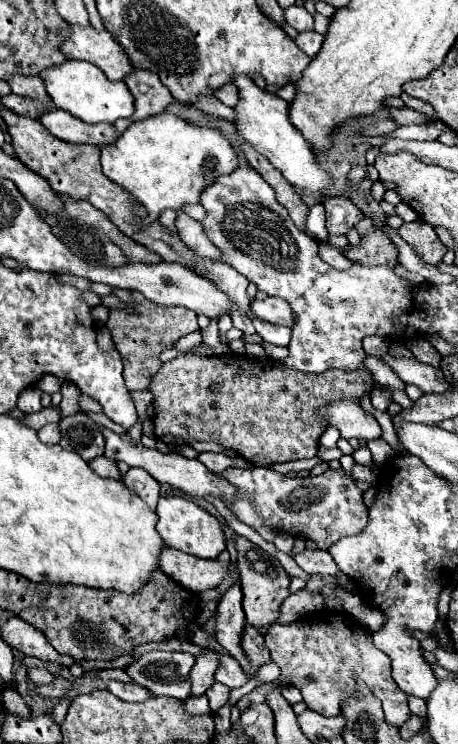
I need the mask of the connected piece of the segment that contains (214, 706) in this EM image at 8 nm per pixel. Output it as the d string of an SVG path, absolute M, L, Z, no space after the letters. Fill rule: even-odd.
M213 684L207 692L207 698L209 698L209 706L211 706L211 712L217 712L221 706L225 706L227 704L227 700L229 700L229 688L227 686L223 686L223 684Z

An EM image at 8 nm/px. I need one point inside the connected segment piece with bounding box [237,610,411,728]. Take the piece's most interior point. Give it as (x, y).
(321, 654)

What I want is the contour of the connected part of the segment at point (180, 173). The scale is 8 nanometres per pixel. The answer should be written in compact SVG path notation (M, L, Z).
M161 112L151 118L133 122L115 144L101 148L101 164L103 174L109 176L109 180L121 184L127 192L133 194L133 198L147 208L147 216L141 222L155 222L159 214L165 208L181 210L183 204L197 204L199 192L207 188L207 184L213 184L221 174L231 174L239 166L239 158L231 142L215 128L203 128L193 126L181 116L175 116L171 112Z

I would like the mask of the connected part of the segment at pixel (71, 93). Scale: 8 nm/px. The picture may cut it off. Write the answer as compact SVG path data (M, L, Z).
M67 60L59 66L45 68L39 76L43 78L45 90L51 96L53 104L87 124L97 124L97 122L113 124L119 118L129 118L135 110L131 92L127 90L125 82L107 80L107 76L97 66L93 66L89 62Z

